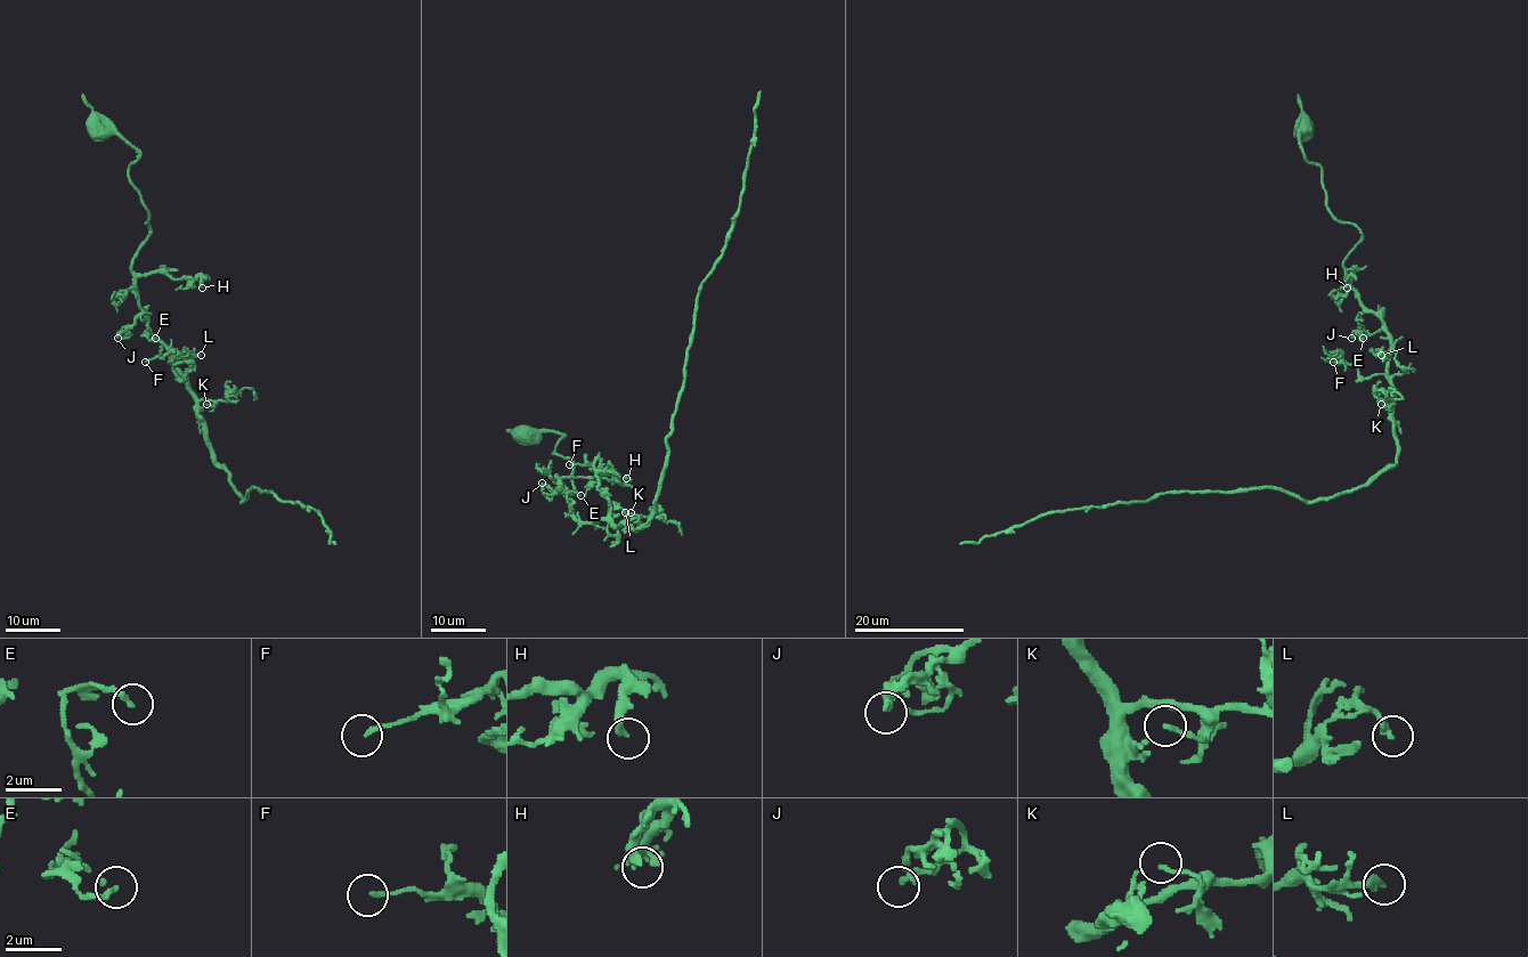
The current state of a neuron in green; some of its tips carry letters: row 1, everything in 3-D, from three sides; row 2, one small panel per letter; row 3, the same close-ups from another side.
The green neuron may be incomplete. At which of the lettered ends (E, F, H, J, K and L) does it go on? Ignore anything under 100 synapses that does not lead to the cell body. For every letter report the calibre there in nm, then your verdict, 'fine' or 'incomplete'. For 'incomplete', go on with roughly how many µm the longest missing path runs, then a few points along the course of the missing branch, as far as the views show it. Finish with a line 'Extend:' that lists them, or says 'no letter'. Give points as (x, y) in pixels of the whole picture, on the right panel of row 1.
E: calibre 180 nm; fine
F: calibre 130 nm; fine
H: calibre 320 nm; fine
J: calibre 180 nm; fine
K: calibre 140 nm; fine
L: calibre 240 nm; fine
Extend: no letter

